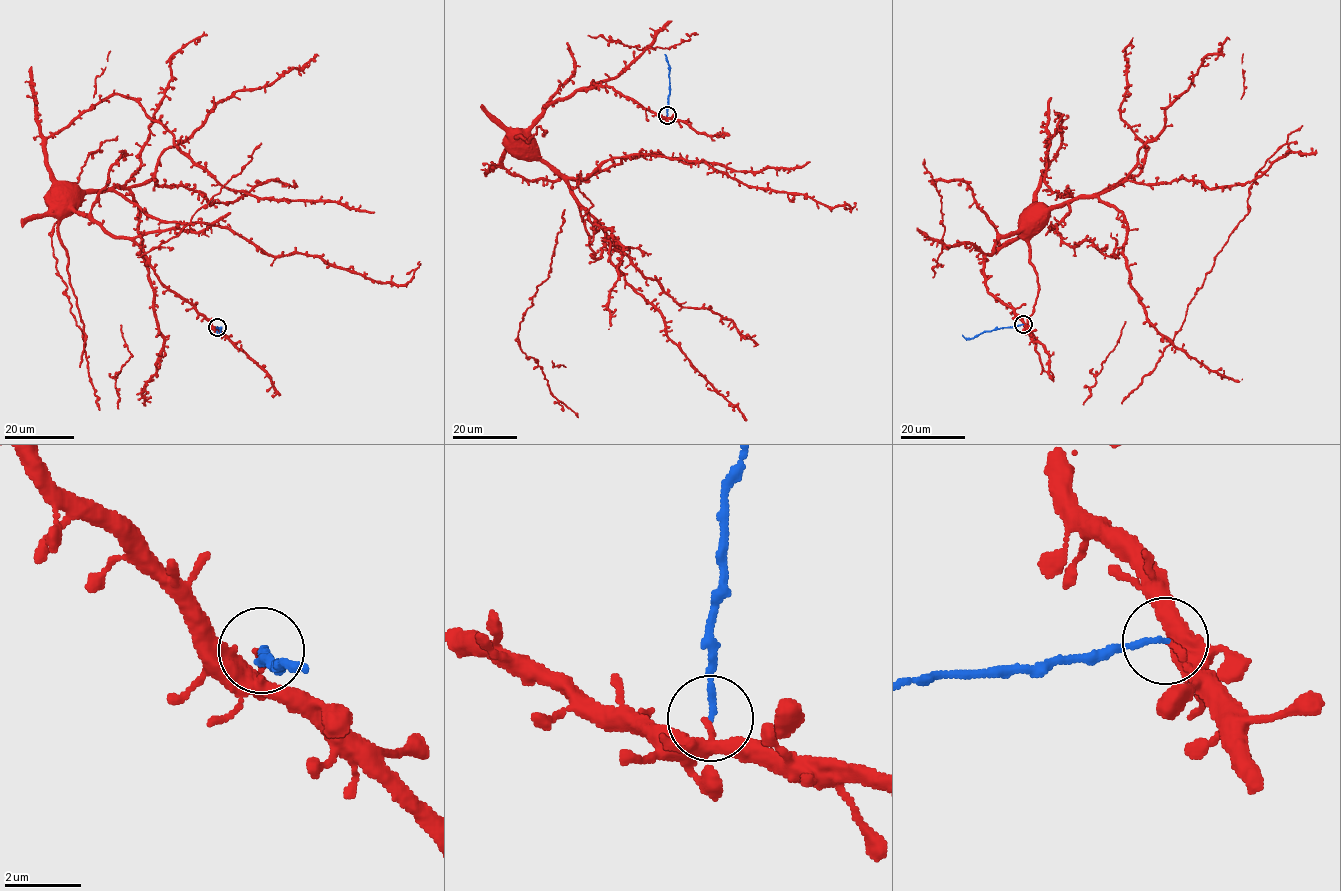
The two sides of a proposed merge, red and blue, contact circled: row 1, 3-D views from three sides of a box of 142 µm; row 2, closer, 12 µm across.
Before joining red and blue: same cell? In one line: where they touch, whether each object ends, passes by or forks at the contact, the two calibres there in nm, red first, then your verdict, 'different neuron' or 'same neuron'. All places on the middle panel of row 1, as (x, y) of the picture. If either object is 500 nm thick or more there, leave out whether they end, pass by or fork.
place (667, 115); red ends; blue ends; calibres 140 and 150 nm; different neuron

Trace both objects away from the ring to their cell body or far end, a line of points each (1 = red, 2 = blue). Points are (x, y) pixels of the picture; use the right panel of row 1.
1: (1022, 325), (1014, 311), (988, 291), (984, 256), (992, 253), (1002, 237), (1036, 216)
2: (1023, 325), (985, 331), (970, 339), (962, 335)

